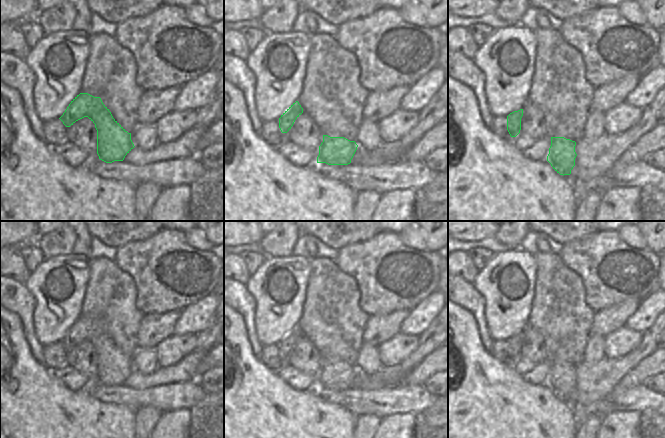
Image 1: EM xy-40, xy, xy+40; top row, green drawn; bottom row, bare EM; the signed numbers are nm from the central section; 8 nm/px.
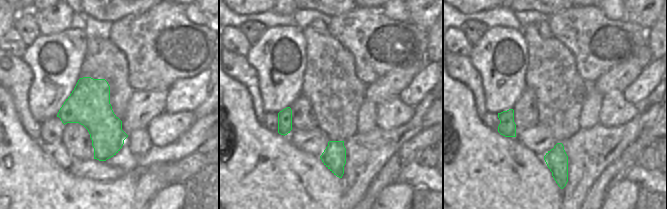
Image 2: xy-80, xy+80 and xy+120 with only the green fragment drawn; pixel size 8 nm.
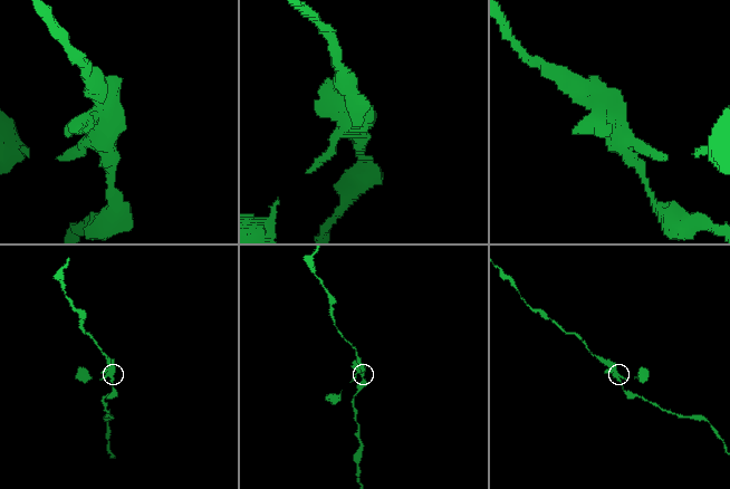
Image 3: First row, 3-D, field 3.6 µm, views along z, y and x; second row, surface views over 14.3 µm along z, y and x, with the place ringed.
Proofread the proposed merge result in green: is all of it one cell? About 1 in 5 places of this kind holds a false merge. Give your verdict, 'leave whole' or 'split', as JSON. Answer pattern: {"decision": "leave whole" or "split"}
{"decision": "leave whole"}

